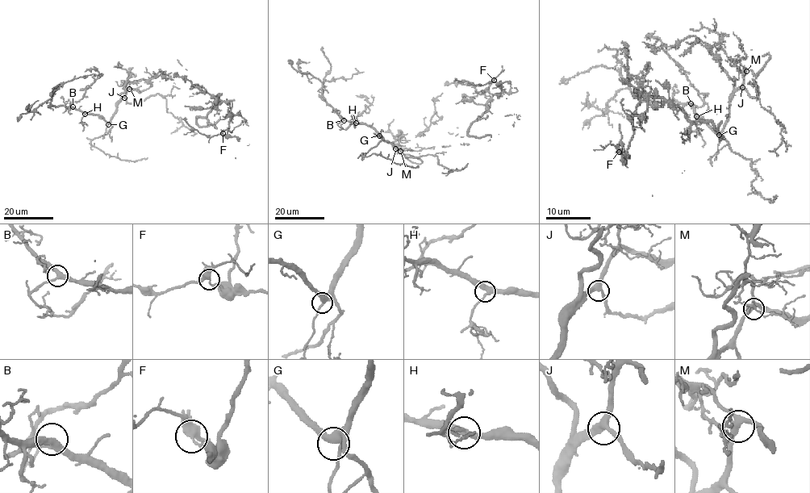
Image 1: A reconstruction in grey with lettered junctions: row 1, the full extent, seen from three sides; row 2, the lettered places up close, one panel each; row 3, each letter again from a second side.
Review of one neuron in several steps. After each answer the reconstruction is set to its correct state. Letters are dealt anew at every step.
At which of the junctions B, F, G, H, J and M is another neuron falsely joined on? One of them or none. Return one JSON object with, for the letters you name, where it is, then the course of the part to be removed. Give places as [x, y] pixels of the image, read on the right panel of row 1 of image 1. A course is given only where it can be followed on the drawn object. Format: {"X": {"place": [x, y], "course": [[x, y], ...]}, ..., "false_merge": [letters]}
{"F": {"place": [619, 152], "course": [[619, 152], [628, 157], [622, 145], [619, 124]]}, "false_merge": ["F"]}

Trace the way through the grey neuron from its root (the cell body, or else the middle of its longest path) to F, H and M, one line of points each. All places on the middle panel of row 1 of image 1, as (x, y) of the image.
F: (424, 131), (444, 85), (472, 84), (479, 94), (487, 90), (499, 94), (503, 91), (494, 80)
H: (424, 131), (410, 140), (400, 142), (398, 150), (372, 127), (356, 123)
M: (424, 131), (410, 140), (400, 142), (400, 151)

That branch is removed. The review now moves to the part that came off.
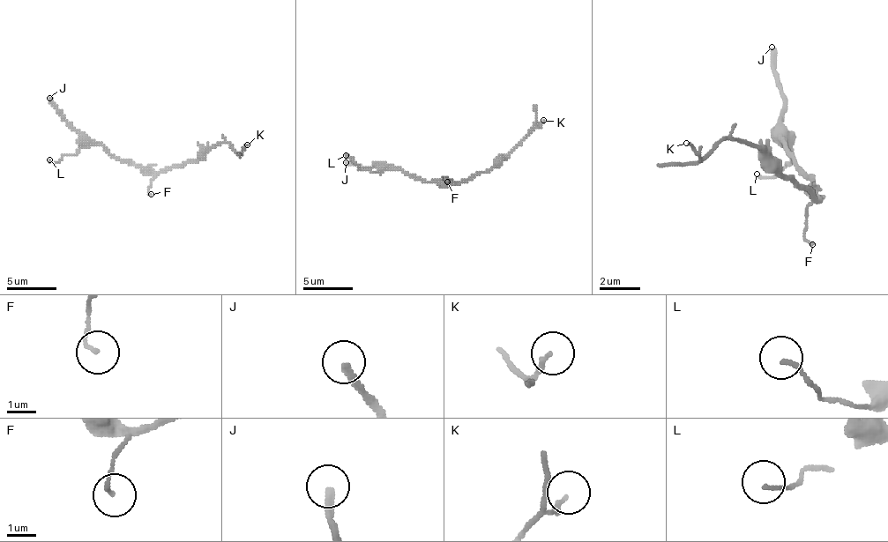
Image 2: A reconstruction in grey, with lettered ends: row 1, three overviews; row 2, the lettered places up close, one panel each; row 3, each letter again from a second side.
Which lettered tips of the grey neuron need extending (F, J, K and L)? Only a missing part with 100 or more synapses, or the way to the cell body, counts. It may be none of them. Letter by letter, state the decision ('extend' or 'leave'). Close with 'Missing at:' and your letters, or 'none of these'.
F: leave
J: extend
K: leave
L: leave
Missing at: J

